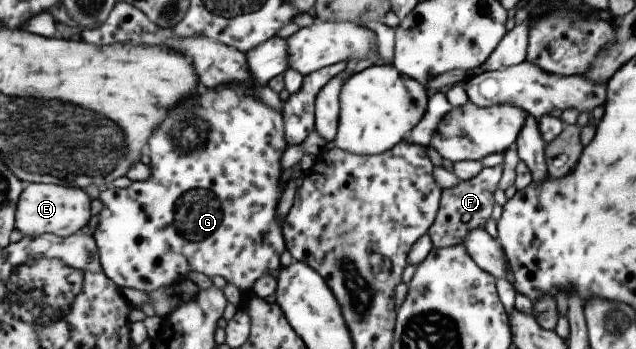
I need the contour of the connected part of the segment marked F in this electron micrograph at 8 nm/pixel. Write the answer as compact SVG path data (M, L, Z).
M501 164L483 168L475 177L457 182L457 185L451 186L449 189L441 190L442 194L435 221L427 231L435 248L463 244L469 232L485 227L485 223L491 217L493 205L495 205L493 193L498 188L502 171Z

